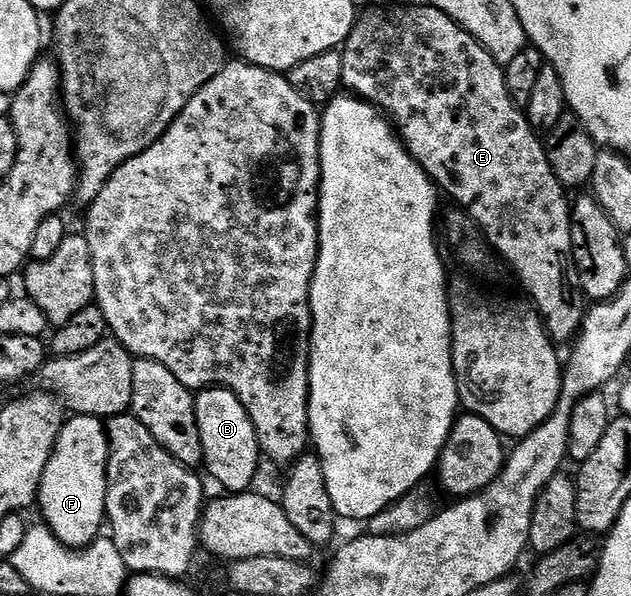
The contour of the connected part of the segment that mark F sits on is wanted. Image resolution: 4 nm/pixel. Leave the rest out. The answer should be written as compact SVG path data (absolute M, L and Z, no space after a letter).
M73 415L71 418L65 419L64 429L58 434L58 442L56 449L52 452L50 462L46 466L46 474L40 483L40 491L38 493L38 509L42 515L43 523L47 524L49 530L55 534L56 537L62 541L67 548L86 548L92 544L101 535L100 527L103 529L106 524L106 490L108 489L108 433L106 431L106 424L101 417L98 416L77 416Z

